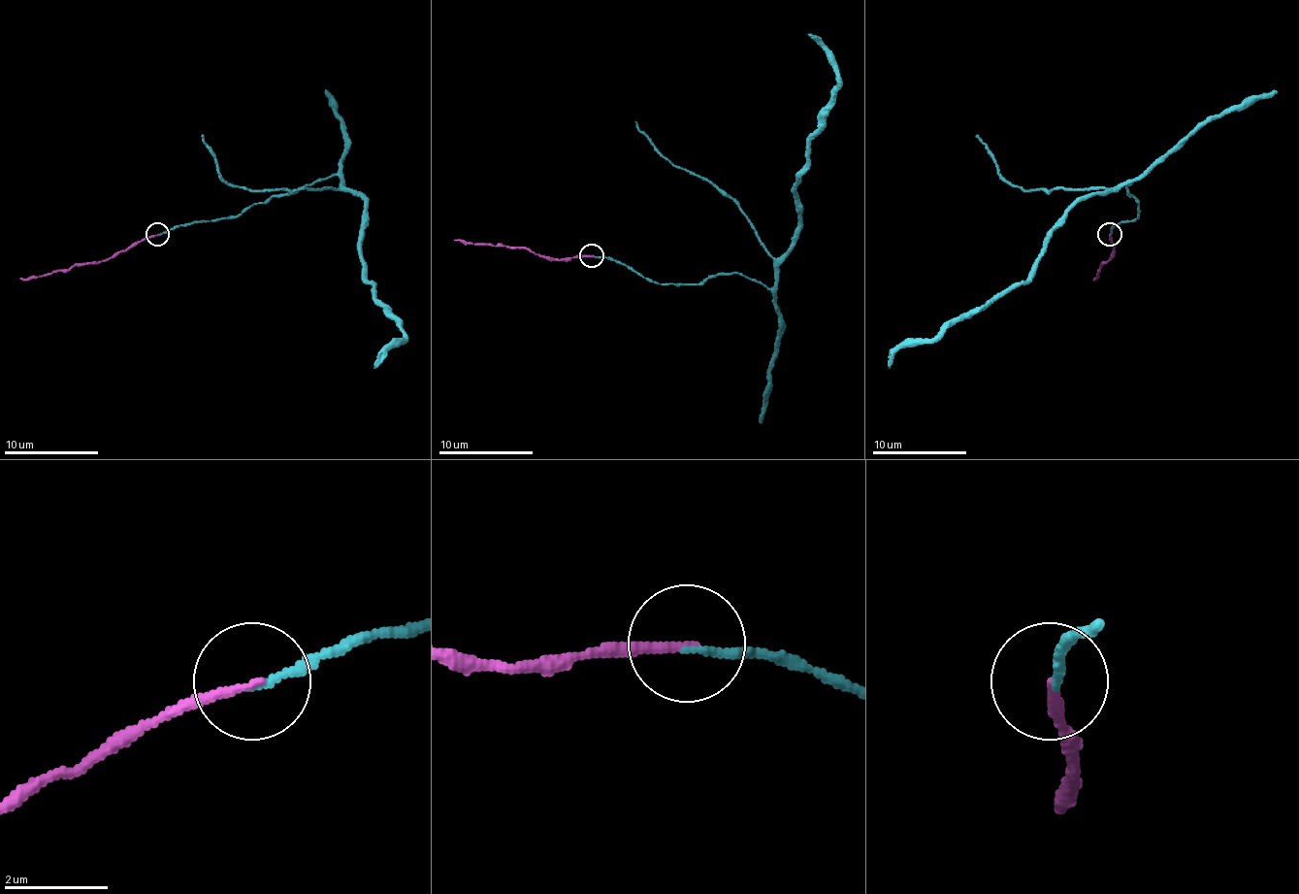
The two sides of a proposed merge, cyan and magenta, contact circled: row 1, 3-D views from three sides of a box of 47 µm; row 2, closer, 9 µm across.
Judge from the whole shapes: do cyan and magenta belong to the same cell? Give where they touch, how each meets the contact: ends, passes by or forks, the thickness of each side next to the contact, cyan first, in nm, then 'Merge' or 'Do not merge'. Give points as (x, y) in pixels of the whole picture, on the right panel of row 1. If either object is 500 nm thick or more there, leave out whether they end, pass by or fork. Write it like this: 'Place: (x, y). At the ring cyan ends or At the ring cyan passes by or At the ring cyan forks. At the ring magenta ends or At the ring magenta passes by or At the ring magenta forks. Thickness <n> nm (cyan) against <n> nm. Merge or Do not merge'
Place: (1109, 234). At the ring cyan ends. At the ring magenta ends. Thickness 150 nm (cyan) against 180 nm. Merge

